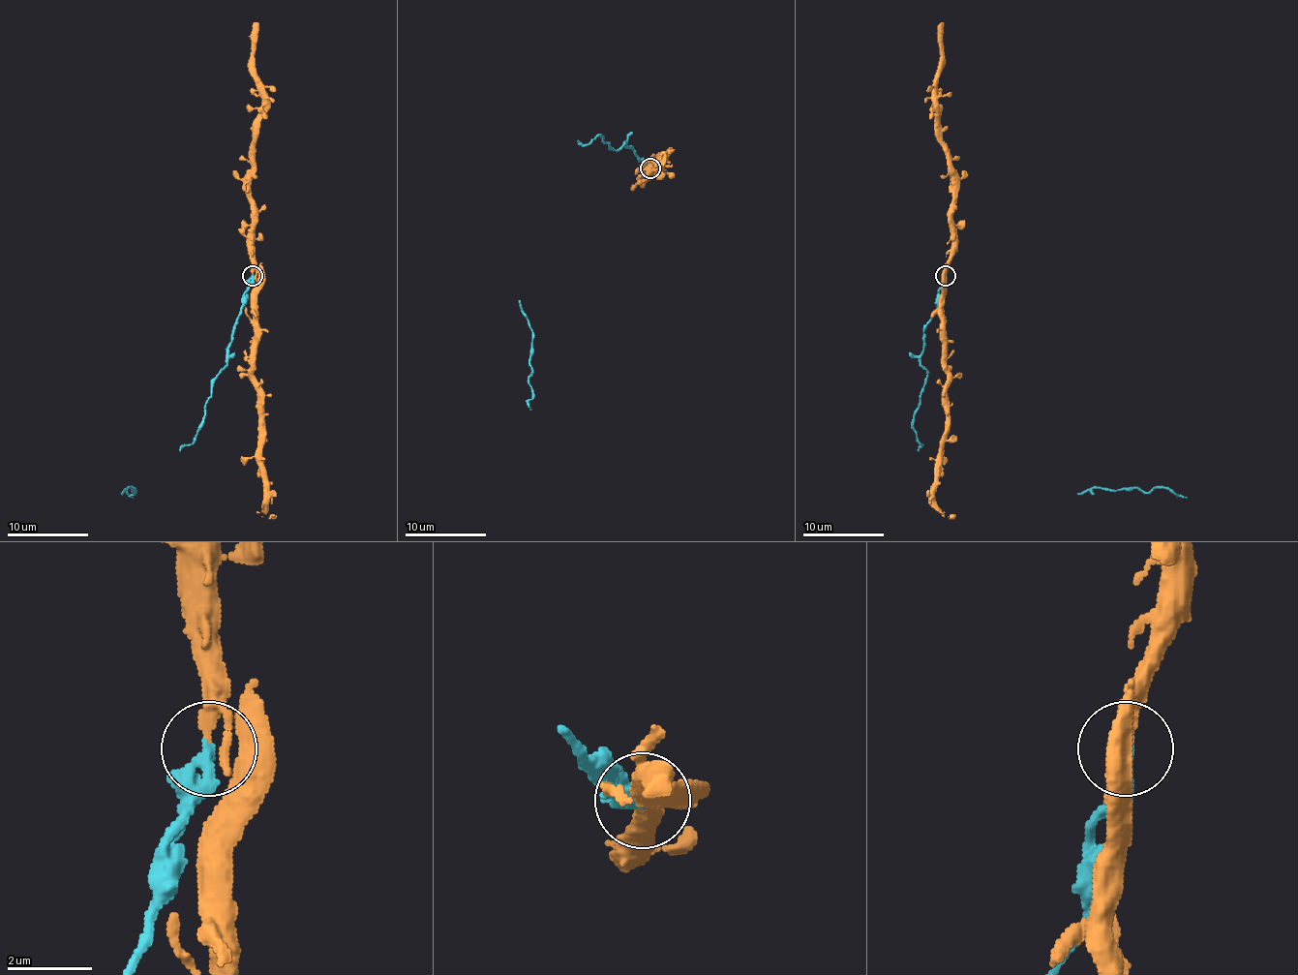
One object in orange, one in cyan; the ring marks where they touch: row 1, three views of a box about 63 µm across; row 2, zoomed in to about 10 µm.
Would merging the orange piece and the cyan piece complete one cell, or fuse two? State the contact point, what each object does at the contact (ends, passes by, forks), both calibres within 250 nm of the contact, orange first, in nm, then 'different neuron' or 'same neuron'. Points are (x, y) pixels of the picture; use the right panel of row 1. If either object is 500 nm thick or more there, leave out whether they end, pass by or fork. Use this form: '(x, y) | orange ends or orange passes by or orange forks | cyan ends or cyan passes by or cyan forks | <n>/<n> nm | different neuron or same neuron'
(945, 276) | orange passes by | cyan ends | 150/360 nm | different neuron

